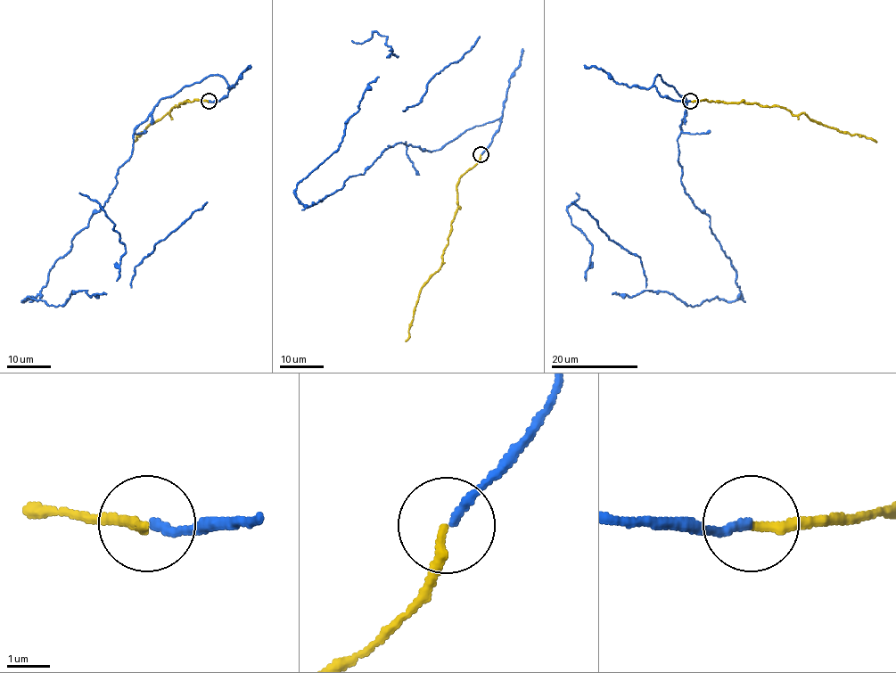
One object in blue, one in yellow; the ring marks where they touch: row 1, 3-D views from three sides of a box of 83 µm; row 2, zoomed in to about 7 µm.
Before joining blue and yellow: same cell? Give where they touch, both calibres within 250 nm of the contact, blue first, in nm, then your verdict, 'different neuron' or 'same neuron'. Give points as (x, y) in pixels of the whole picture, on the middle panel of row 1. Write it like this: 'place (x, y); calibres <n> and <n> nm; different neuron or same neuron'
place (480, 154); calibres 200 and 200 nm; same neuron

